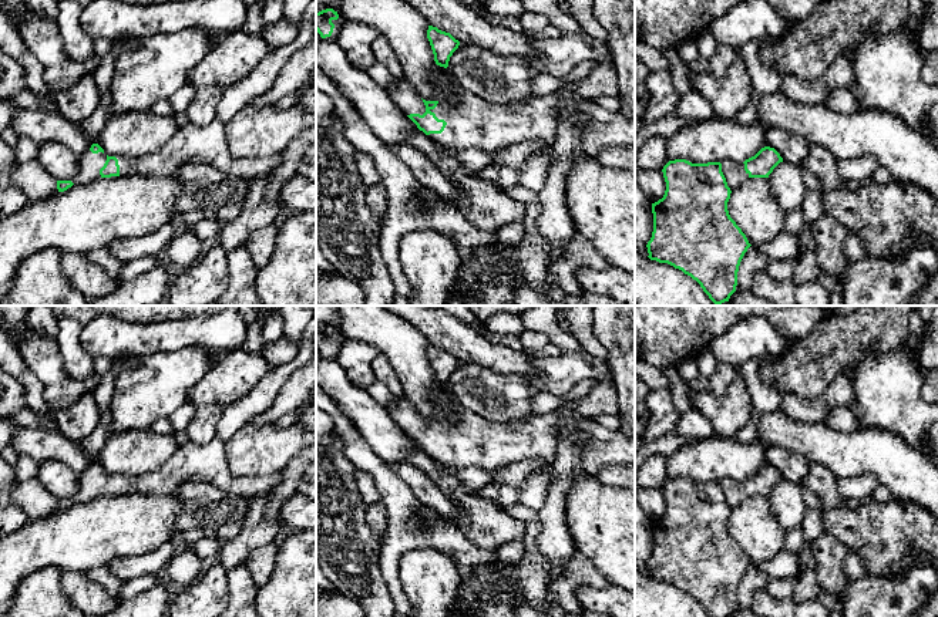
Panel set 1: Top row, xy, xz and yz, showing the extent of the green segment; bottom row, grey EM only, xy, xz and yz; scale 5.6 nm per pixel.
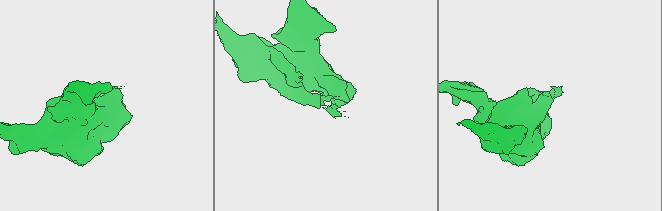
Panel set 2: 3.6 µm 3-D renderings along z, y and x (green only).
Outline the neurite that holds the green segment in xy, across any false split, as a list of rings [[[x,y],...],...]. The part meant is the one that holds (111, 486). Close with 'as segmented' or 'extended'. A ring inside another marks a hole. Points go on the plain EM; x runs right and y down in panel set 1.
[[[215,436],[205,445],[189,442],[152,472],[139,476],[108,475],[98,462],[80,473],[78,492],[71,499],[57,499],[58,510],[75,502],[90,502],[120,493],[172,495],[188,481],[205,481],[215,488],[252,499],[268,495],[283,473],[270,476],[236,476],[225,456],[225,442]]] | extended

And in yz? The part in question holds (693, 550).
[[[770,465],[762,466],[744,481],[669,479],[662,488],[666,500],[665,513],[652,522],[653,550],[646,563],[648,576],[690,594],[709,617],[730,617],[736,610],[740,580],[752,564],[729,533],[730,512],[749,496],[769,496],[780,481],[783,476]]] | extended

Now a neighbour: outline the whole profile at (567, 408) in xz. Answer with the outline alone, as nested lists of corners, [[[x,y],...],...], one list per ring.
[[[562,399],[559,402],[558,409],[555,411],[557,415],[571,419],[576,424],[585,425],[588,422],[594,422],[594,417],[586,417],[582,415],[578,408],[576,408],[576,401],[575,399]]]

